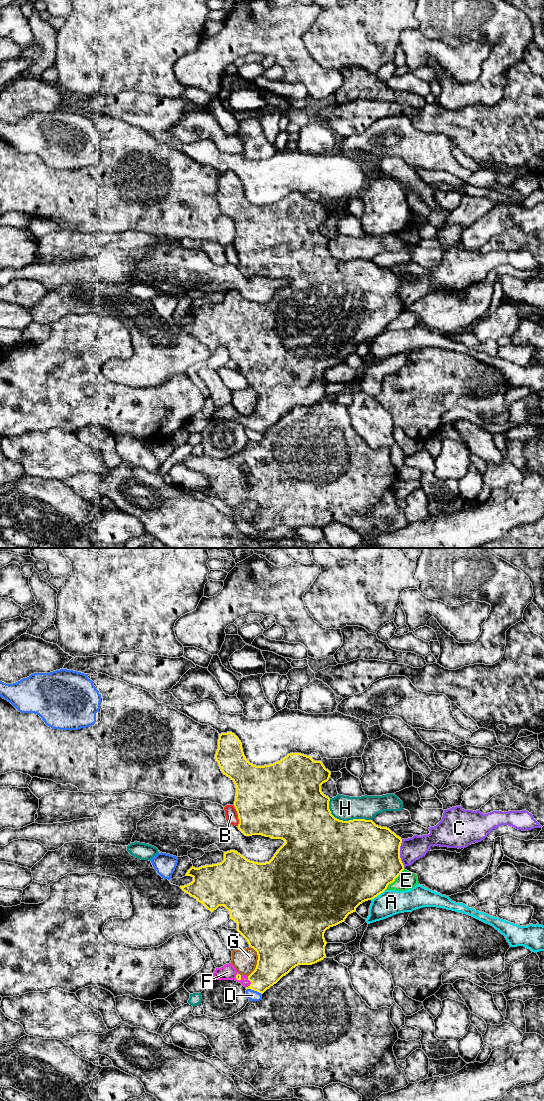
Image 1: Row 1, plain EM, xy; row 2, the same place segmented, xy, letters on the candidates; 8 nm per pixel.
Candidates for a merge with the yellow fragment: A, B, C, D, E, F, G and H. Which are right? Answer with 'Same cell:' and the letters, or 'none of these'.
Same cell: F

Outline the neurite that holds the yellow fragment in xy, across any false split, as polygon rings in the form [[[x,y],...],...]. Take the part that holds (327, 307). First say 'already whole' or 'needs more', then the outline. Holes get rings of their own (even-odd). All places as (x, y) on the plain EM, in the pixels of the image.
needs more; [[[227,172],[219,174],[218,189],[215,194],[215,199],[218,202],[222,213],[229,217],[235,224],[236,236],[234,247],[239,259],[238,269],[245,276],[262,275],[270,277],[271,279],[282,279],[285,283],[277,290],[272,299],[265,303],[250,301],[235,290],[224,292],[224,300],[221,303],[205,305],[199,308],[192,306],[185,316],[191,316],[193,321],[187,325],[180,326],[180,328],[191,337],[194,337],[198,342],[202,343],[211,352],[216,350],[219,346],[224,346],[229,351],[230,359],[237,363],[236,370],[247,380],[249,387],[257,392],[257,405],[255,410],[249,416],[240,415],[234,406],[229,403],[221,408],[216,408],[212,419],[235,420],[241,423],[246,429],[251,429],[263,434],[296,406],[312,405],[326,398],[325,386],[327,382],[324,378],[325,371],[330,367],[344,362],[347,356],[355,352],[356,348],[363,342],[372,340],[383,333],[388,325],[393,323],[404,310],[404,305],[400,298],[402,279],[389,268],[378,266],[372,260],[353,259],[343,261],[335,258],[329,249],[330,238],[321,231],[321,225],[329,220],[331,212],[325,208],[322,201],[314,201],[311,196],[301,193],[290,193],[273,204],[256,206],[246,199],[239,178],[234,173]]]

